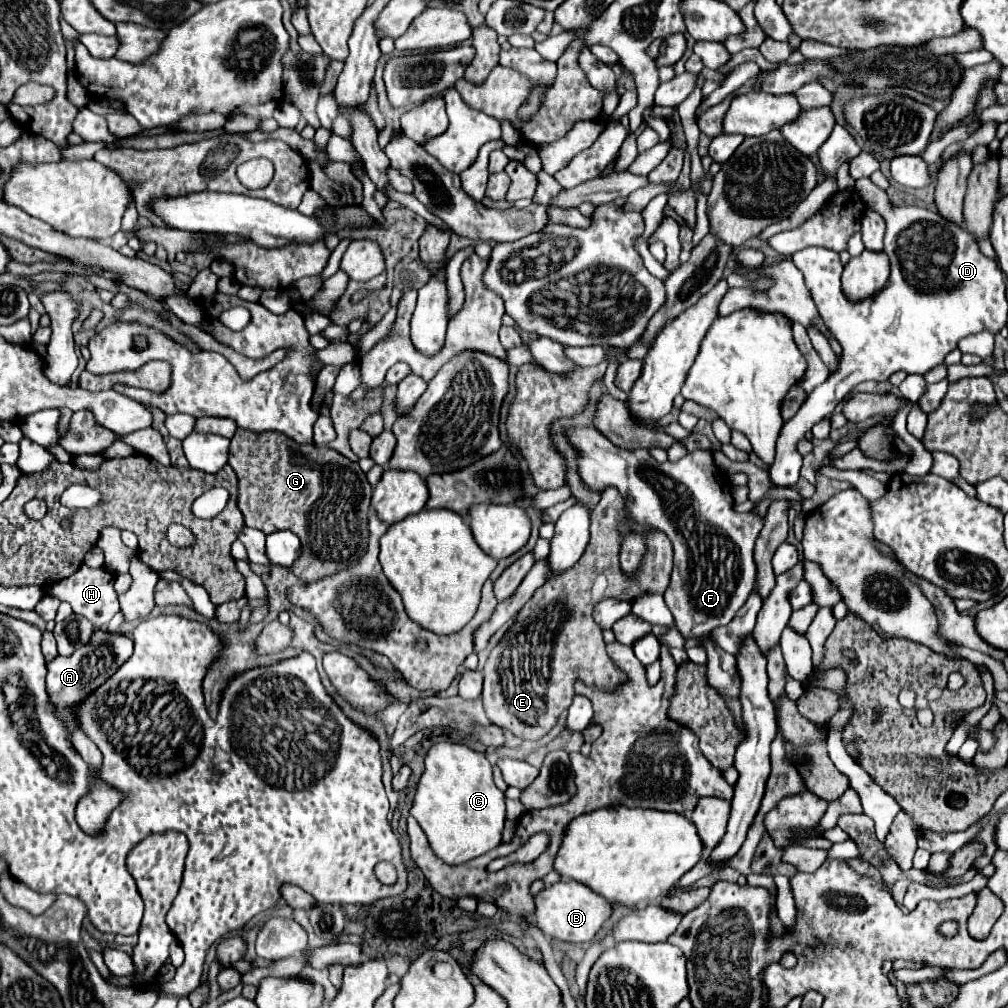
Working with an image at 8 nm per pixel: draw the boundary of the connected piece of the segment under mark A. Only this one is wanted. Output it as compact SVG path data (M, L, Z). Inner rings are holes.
M94 630L90 642L86 646L80 646L70 656L56 656L48 662L48 678L46 686L52 698L52 704L58 708L58 714L74 726L74 714L72 706L76 706L86 694L96 690L104 680L108 680L128 658L132 656L132 638L130 634L122 632L106 632L106 630Z

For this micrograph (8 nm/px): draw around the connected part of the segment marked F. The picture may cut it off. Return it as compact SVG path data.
M572 428L568 430L572 444L580 450L578 472L582 480L592 490L604 490L606 486L614 486L626 498L626 506L630 508L630 516L640 524L650 524L670 538L674 546L674 570L670 578L670 586L666 588L666 604L674 614L676 628L686 636L708 634L716 626L728 624L738 608L746 602L748 594L756 584L756 564L754 564L754 542L758 532L762 530L762 518L754 518L750 512L736 512L734 498L730 496L728 476L714 464L712 452L694 450L688 452L678 462L658 464L648 450L624 450L614 446L606 436L602 436L596 428Z

